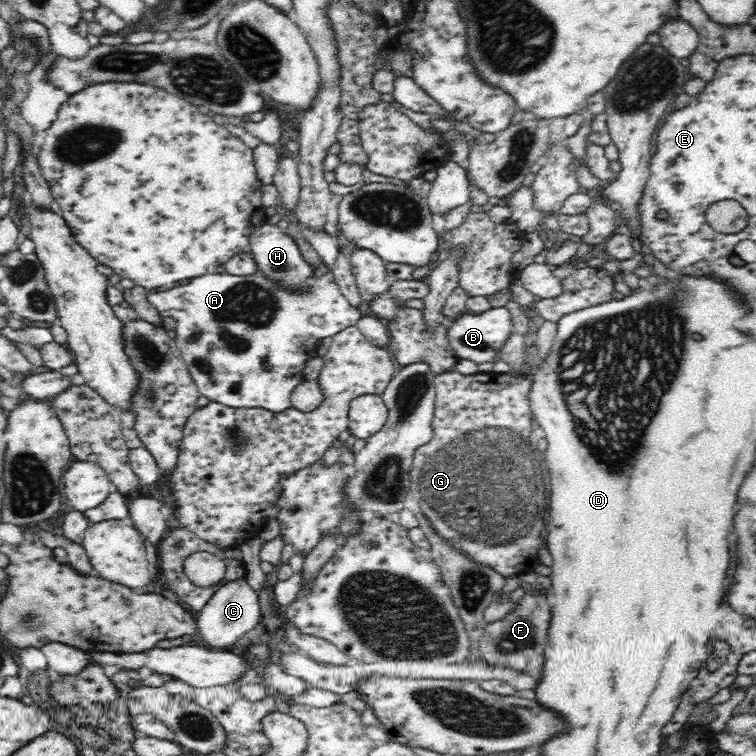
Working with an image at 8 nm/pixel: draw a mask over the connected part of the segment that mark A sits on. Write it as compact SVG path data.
M331 270L322 275L322 280L314 284L314 288L308 288L308 298L294 298L290 291L284 291L278 289L276 285L272 285L268 279L260 278L260 276L254 276L250 274L248 276L233 276L232 274L204 274L200 277L190 279L188 284L177 285L172 289L164 292L154 290L147 294L147 300L155 307L162 317L172 318L176 321L176 331L173 334L176 341L176 345L181 352L181 357L184 359L192 378L194 379L200 395L208 397L210 401L222 403L226 406L234 408L246 407L254 408L260 407L268 409L274 413L282 412L284 409L290 408L290 396L292 390L302 384L305 381L304 378L304 364L310 357L316 356L317 345L320 340L326 337L334 337L338 335L342 330L355 326L362 317L362 312L359 307L352 305L338 290L336 282L326 282L326 280L332 280L333 276L330 276Z

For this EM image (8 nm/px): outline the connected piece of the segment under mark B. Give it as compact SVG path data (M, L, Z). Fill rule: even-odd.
M505 307L490 308L482 314L462 313L448 324L447 341L450 350L458 358L468 358L478 364L488 362L513 332L511 315Z

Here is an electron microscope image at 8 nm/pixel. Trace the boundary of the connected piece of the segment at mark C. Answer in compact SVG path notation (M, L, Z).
M240 578L240 580L221 586L199 610L195 623L202 642L206 642L213 648L224 649L230 644L236 644L244 632L256 628L261 616L259 594L246 583L245 578Z

